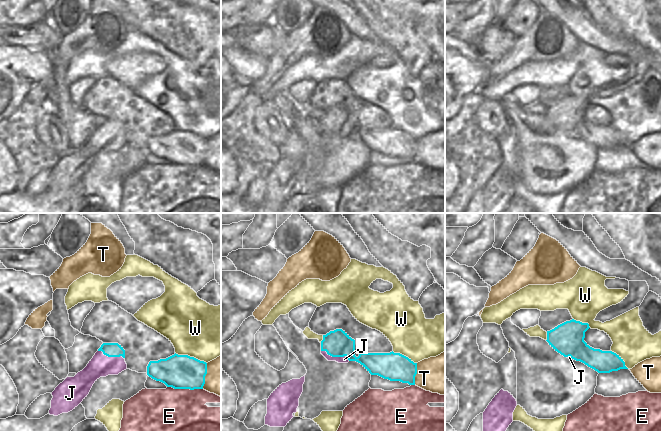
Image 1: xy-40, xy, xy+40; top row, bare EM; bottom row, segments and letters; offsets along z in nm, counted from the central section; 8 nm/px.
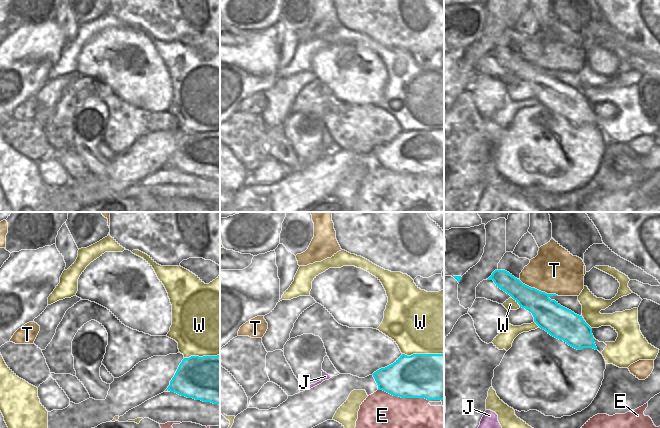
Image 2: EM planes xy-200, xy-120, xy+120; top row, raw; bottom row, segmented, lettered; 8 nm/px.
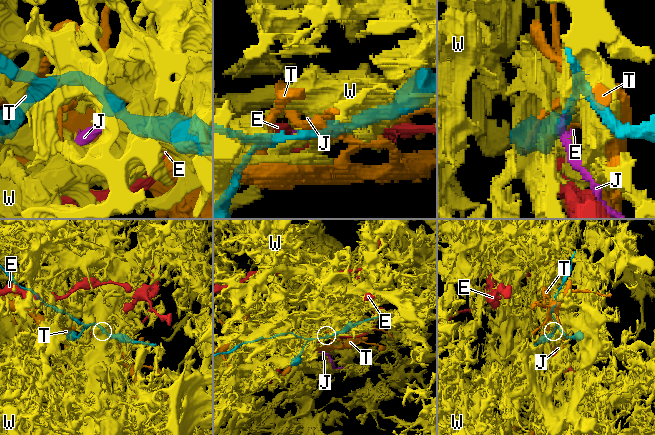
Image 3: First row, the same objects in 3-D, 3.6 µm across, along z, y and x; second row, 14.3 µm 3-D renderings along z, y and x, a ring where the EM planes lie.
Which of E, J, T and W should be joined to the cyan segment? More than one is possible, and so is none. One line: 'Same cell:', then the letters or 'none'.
Same cell: none

